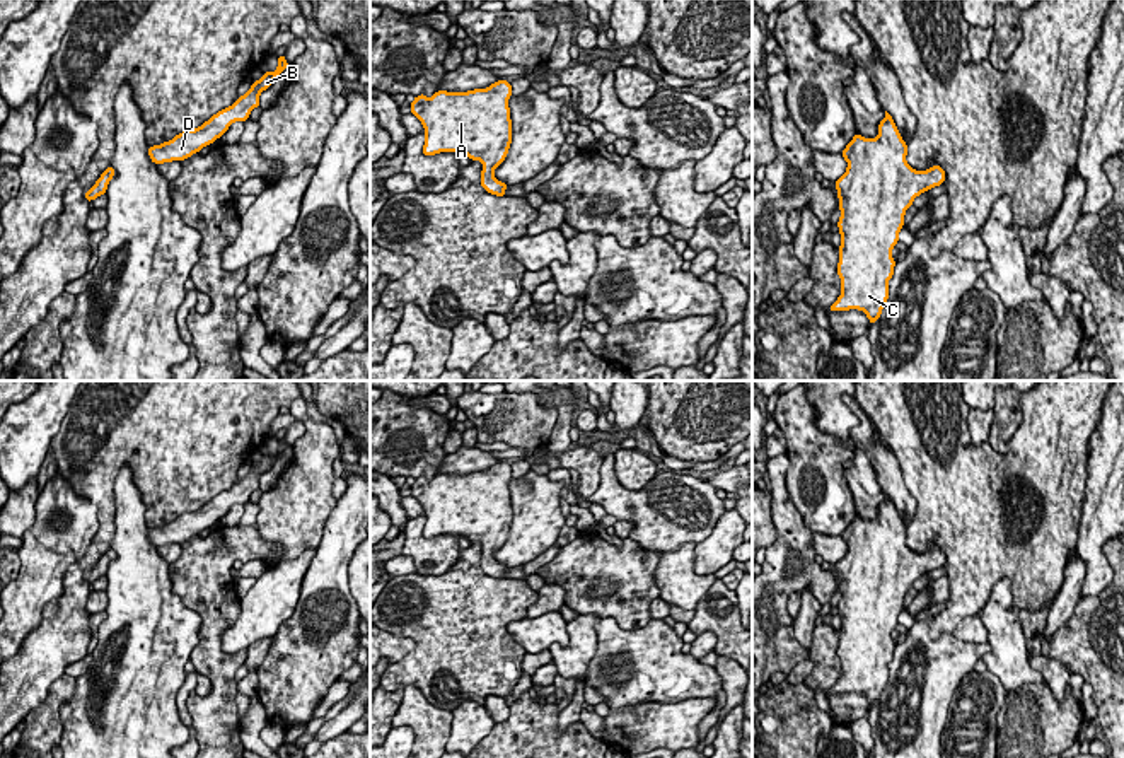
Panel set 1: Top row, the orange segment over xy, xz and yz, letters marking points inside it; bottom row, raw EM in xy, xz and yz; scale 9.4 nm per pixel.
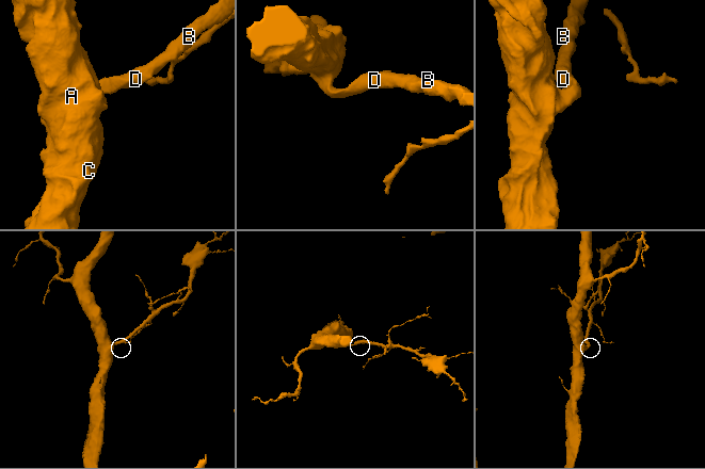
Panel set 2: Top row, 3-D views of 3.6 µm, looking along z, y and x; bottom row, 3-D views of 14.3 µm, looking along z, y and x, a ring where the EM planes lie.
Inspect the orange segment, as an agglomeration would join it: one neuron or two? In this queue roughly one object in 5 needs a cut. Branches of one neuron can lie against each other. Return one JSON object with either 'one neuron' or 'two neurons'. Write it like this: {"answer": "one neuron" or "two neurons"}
{"answer": "one neuron"}

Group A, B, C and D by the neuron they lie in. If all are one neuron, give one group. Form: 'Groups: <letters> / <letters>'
Groups: A B C D

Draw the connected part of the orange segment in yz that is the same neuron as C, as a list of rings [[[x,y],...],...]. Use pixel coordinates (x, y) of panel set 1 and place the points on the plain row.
[[[887,493],[875,521],[855,516],[841,536],[848,550],[834,568],[841,592],[837,657],[843,669],[829,693],[858,691],[873,707],[889,681],[892,632],[906,592],[916,579],[943,567],[945,553],[938,546],[926,553],[907,546],[907,528]]]

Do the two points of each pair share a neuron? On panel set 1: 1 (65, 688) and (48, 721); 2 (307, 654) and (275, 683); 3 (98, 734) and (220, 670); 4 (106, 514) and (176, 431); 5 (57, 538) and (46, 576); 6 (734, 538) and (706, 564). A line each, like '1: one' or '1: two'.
1: one
2: one
3: two
4: one
5: one
6: one

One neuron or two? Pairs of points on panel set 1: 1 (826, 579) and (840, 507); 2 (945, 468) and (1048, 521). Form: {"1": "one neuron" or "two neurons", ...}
{"1": "two neurons", "2": "one neuron"}

